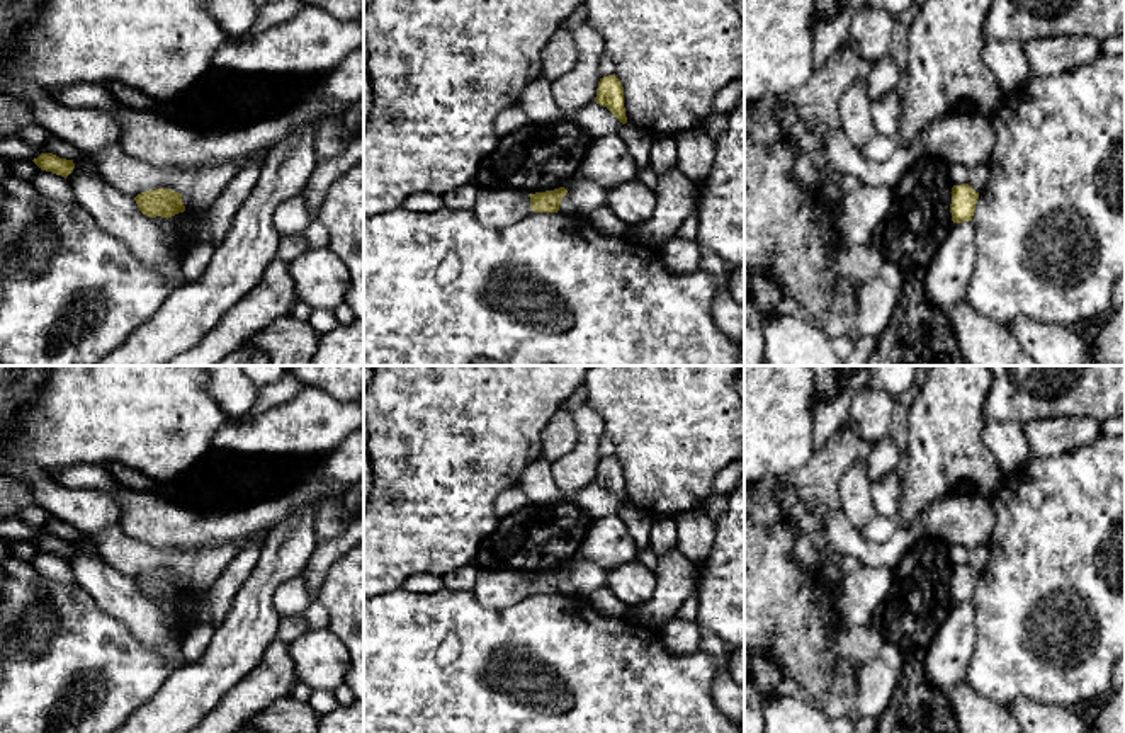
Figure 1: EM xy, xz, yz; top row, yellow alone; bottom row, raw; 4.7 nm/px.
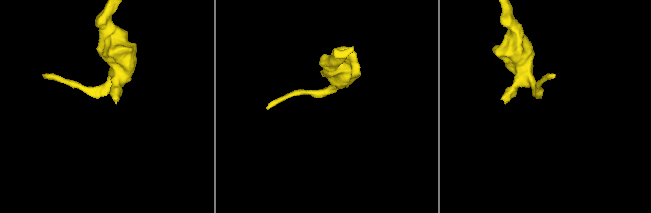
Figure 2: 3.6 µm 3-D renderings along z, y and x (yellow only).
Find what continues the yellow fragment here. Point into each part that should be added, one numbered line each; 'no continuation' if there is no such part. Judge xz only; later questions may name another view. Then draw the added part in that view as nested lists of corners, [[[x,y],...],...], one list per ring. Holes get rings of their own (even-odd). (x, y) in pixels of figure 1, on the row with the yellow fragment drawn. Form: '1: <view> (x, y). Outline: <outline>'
no continuation

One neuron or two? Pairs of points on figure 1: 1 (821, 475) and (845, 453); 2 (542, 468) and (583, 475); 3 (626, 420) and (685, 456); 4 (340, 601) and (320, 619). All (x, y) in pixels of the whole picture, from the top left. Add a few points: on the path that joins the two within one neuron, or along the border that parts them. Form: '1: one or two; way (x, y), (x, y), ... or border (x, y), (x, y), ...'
1: one; way (826, 470), (840, 456)
2: two; border (551, 463), (554, 483), (563, 497)
3: one; way (641, 420), (650, 420), (670, 441)
4: two; border (315, 599), (327, 613), (328, 626)

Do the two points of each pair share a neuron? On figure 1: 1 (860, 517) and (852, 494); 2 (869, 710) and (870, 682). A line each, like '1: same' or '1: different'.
1: same
2: same

